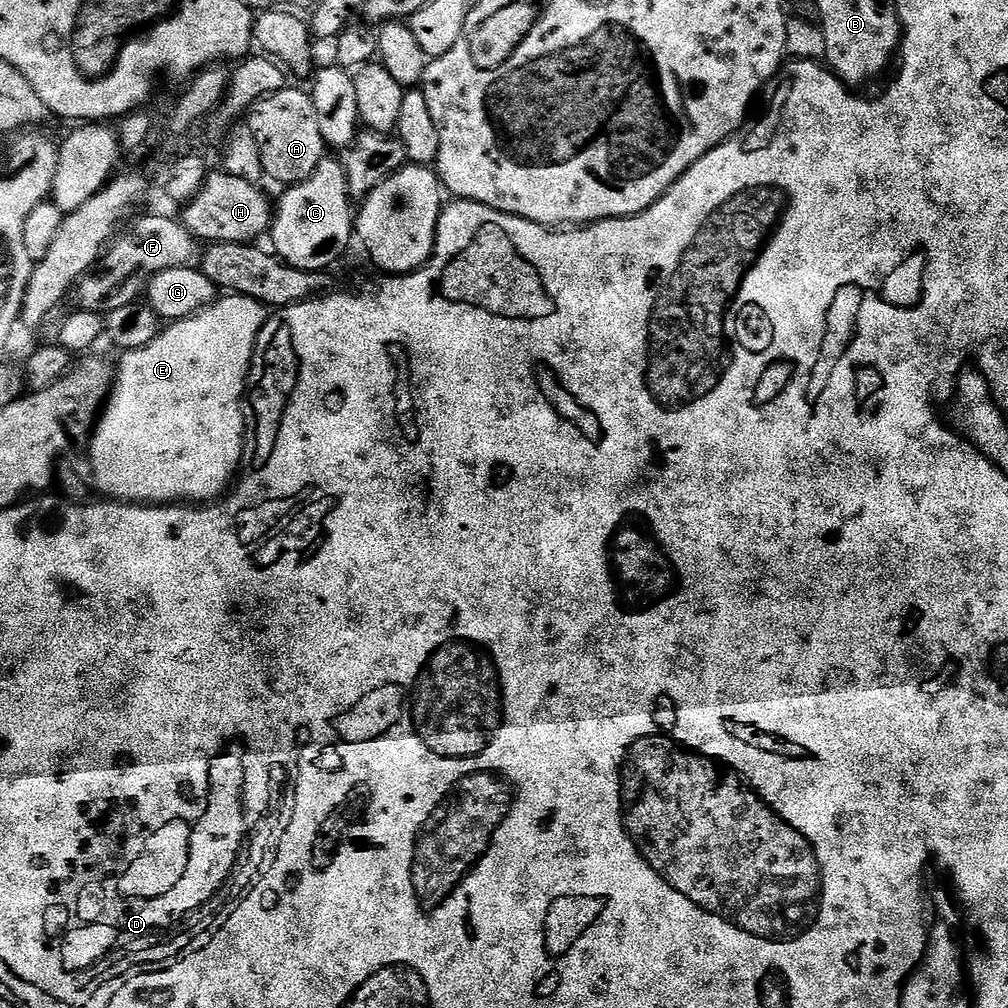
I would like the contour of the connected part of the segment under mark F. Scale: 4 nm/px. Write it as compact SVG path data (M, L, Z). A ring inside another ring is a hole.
M144 216L141 220L135 220L127 225L129 228L125 236L117 235L111 241L110 247L103 253L98 271L79 281L74 292L74 300L76 296L77 302L80 303L77 304L79 311L104 316L122 306L137 303L152 277L162 274L162 270L187 268L197 259L198 241L179 219Z

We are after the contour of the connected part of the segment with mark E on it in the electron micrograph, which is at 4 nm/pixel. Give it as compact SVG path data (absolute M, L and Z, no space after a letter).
M224 294L217 299L215 304L210 305L209 308L203 308L196 316L169 323L160 335L154 338L154 342L150 342L150 346L137 352L125 352L119 357L121 359L120 368L118 364L114 372L114 391L108 403L105 404L99 420L96 421L96 430L90 441L92 476L96 479L97 490L104 495L101 497L111 498L116 502L147 504L149 506L184 506L189 502L200 506L225 495L226 489L233 483L246 456L244 412L240 409L240 403L243 400L245 403L246 400L246 385L250 380L252 351L256 349L256 336L264 329L264 323L268 320L269 315L269 309L265 305L259 304L254 298Z

